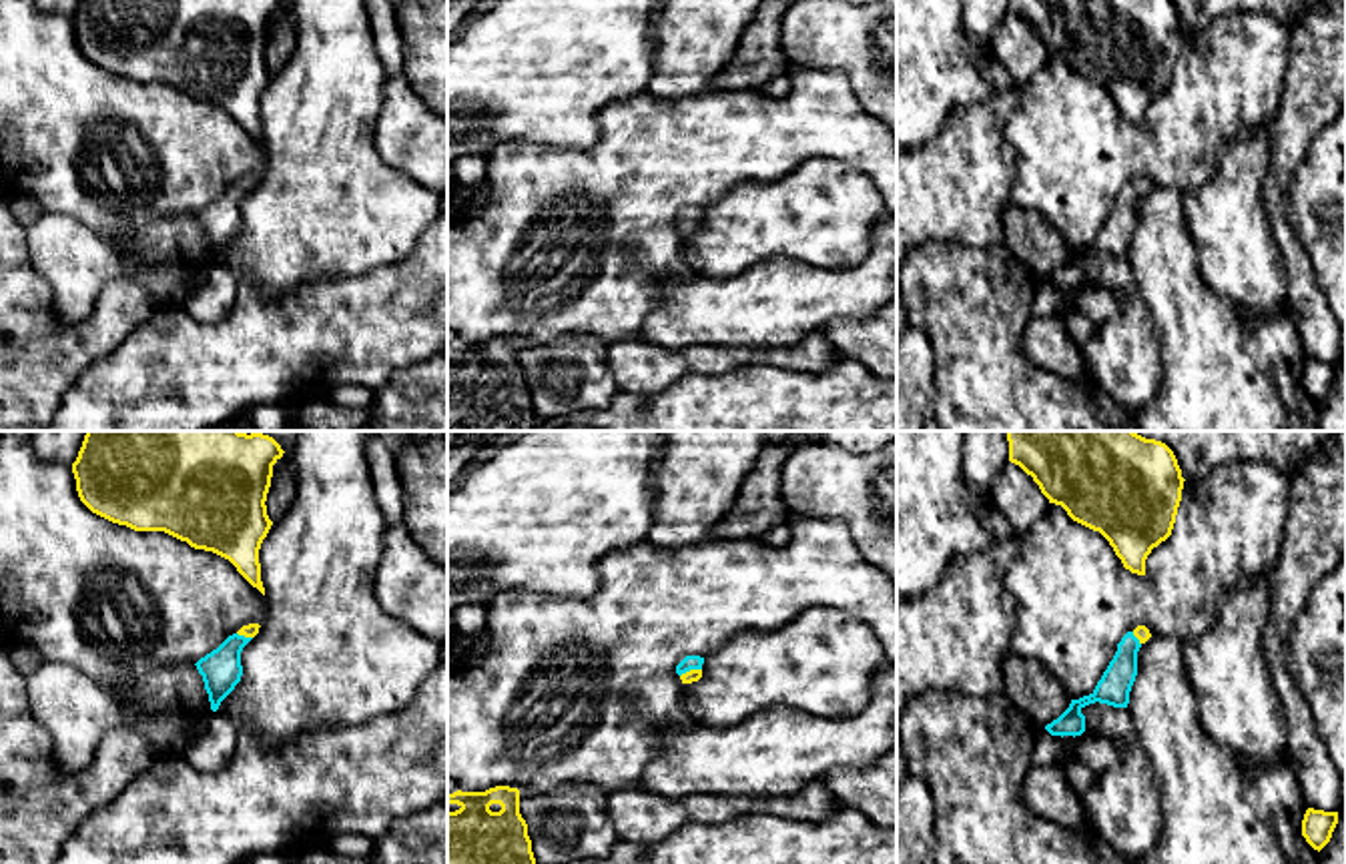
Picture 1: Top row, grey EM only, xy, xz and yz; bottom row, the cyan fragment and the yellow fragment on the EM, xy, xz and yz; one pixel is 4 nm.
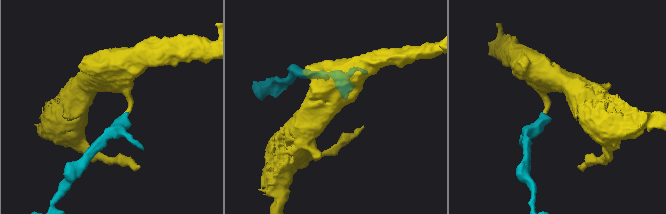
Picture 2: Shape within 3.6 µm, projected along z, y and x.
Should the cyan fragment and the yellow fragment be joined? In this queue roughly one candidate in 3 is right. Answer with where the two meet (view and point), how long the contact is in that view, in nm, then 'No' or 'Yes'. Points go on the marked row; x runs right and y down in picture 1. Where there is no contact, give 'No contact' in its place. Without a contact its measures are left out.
Touches cyan at xz (691, 668). Shared border 90 nm. Yes

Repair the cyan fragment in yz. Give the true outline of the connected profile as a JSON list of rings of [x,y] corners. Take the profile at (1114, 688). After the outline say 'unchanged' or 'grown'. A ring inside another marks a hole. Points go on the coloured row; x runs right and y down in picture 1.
[[[1145,625],[1127,631],[1117,643],[1117,652],[1089,696],[1071,700],[1069,708],[1045,730],[1051,736],[1081,736],[1085,732],[1085,716],[1081,710],[1089,704],[1107,704],[1113,708],[1127,708],[1129,692],[1137,676],[1137,652],[1151,637]]]; grown

